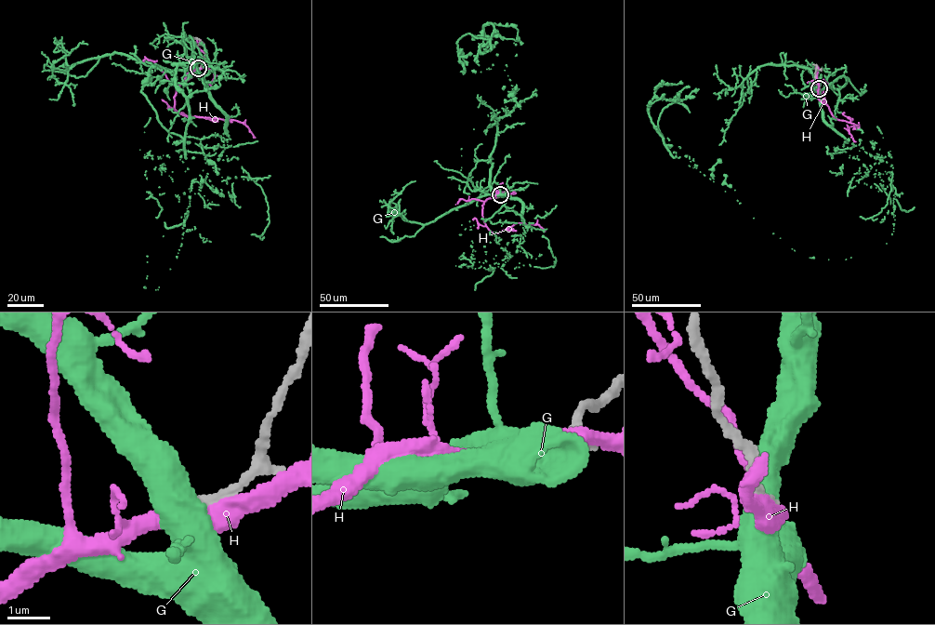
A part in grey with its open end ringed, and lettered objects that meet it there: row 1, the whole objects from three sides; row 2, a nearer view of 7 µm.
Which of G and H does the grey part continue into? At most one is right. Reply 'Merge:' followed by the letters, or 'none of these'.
Merge: none of these

